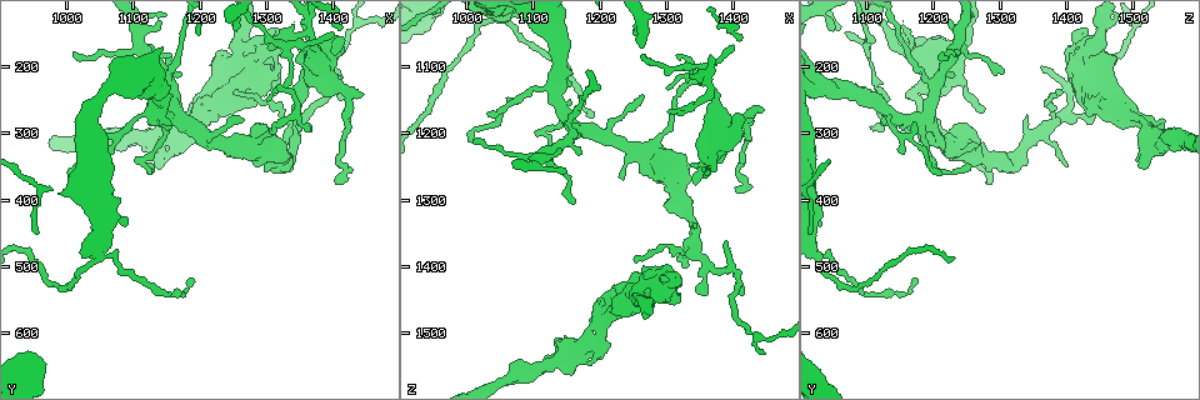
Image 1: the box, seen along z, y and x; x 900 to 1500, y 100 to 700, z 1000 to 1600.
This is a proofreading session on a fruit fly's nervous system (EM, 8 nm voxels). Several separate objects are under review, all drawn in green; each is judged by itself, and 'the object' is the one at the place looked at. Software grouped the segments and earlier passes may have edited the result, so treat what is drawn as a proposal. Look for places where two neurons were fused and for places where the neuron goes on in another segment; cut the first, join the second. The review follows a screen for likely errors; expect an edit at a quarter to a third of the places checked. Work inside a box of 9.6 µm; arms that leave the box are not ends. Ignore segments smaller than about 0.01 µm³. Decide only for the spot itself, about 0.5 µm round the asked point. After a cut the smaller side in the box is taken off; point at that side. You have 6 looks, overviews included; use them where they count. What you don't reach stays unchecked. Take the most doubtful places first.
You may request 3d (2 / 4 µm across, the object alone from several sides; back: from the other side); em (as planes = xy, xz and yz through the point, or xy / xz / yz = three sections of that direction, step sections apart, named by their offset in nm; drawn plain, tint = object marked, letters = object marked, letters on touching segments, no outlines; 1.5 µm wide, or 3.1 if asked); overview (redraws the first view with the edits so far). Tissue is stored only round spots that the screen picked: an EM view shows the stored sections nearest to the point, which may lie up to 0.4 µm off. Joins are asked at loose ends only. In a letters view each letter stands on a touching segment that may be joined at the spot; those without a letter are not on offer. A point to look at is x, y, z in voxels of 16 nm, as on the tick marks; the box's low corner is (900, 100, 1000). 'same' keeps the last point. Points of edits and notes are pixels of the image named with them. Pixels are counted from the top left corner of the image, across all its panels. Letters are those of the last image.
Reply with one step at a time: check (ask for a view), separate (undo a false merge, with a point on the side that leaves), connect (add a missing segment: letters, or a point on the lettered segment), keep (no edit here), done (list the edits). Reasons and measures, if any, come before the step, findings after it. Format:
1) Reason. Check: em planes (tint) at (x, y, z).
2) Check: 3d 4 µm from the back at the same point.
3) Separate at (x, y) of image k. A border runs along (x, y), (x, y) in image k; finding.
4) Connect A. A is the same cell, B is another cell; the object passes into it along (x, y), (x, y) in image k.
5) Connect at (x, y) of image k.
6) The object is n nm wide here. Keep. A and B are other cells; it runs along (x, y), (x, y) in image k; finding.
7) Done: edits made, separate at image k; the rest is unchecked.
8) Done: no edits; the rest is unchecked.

Stops while still wide. Check: 3d 4 µm from the back at (1390, 245, 1215).

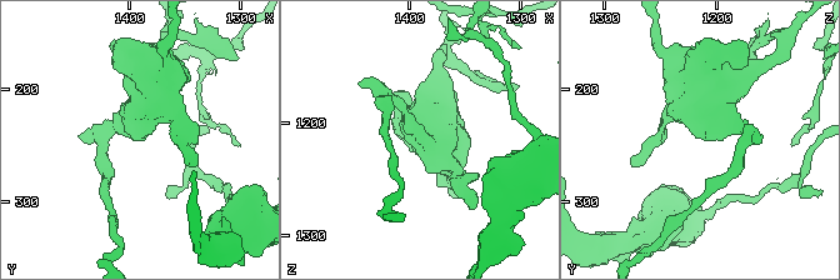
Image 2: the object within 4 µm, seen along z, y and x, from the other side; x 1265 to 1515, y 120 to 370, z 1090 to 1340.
Shape alone is not enough. Check: em xy step 8 (letters) at (1390, 242, 1216).

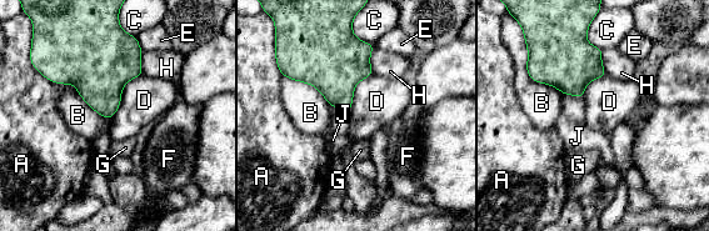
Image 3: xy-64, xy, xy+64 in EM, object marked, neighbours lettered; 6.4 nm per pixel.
Another direction. Check: em planes (letters) at the same point.

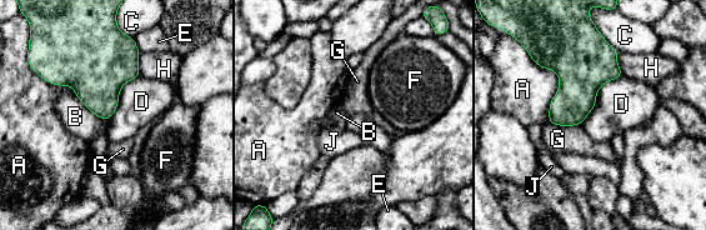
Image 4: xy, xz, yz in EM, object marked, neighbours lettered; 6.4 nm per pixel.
Keep. A, B, C, D, E, F, G, H and J are other cells; a border runs along (621, 75), (599, 89), (580, 124) in image 4; no lettered segment goes on from it.

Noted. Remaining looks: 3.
Check: em planes (letters) at (1405, 225, 1405).

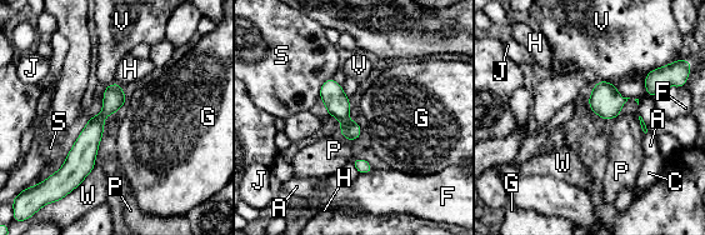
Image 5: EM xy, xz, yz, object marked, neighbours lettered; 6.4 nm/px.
The object is 140 nm wide here. Keep. A, C, F, G, H, J, P, S, V and W are other cells; it runs along (115, 86), (75, 180) in image 5; one neuron here.

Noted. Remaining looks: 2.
End of a long branch. Check: 3d 4 µm at (1400, 375, 1285).

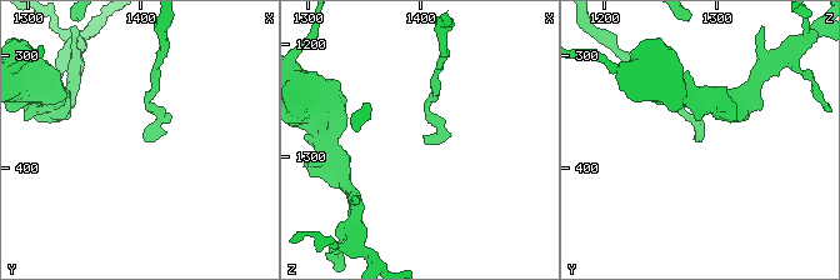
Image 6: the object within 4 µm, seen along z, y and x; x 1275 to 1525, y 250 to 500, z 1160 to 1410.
Now the EM. Check: em planes (letters) at (1402, 376, 1284).

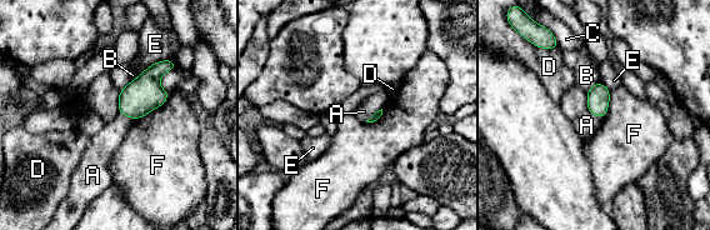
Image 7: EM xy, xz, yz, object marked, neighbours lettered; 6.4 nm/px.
The longest contact is with F, 280 nm. Keep. A, B, C, D, E and F are other cells; a border runs along (169, 93), (160, 105), (135, 120) in image 7; no lettered segment goes on from it.

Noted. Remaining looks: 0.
Done: no edits; the rest is unchecked.

